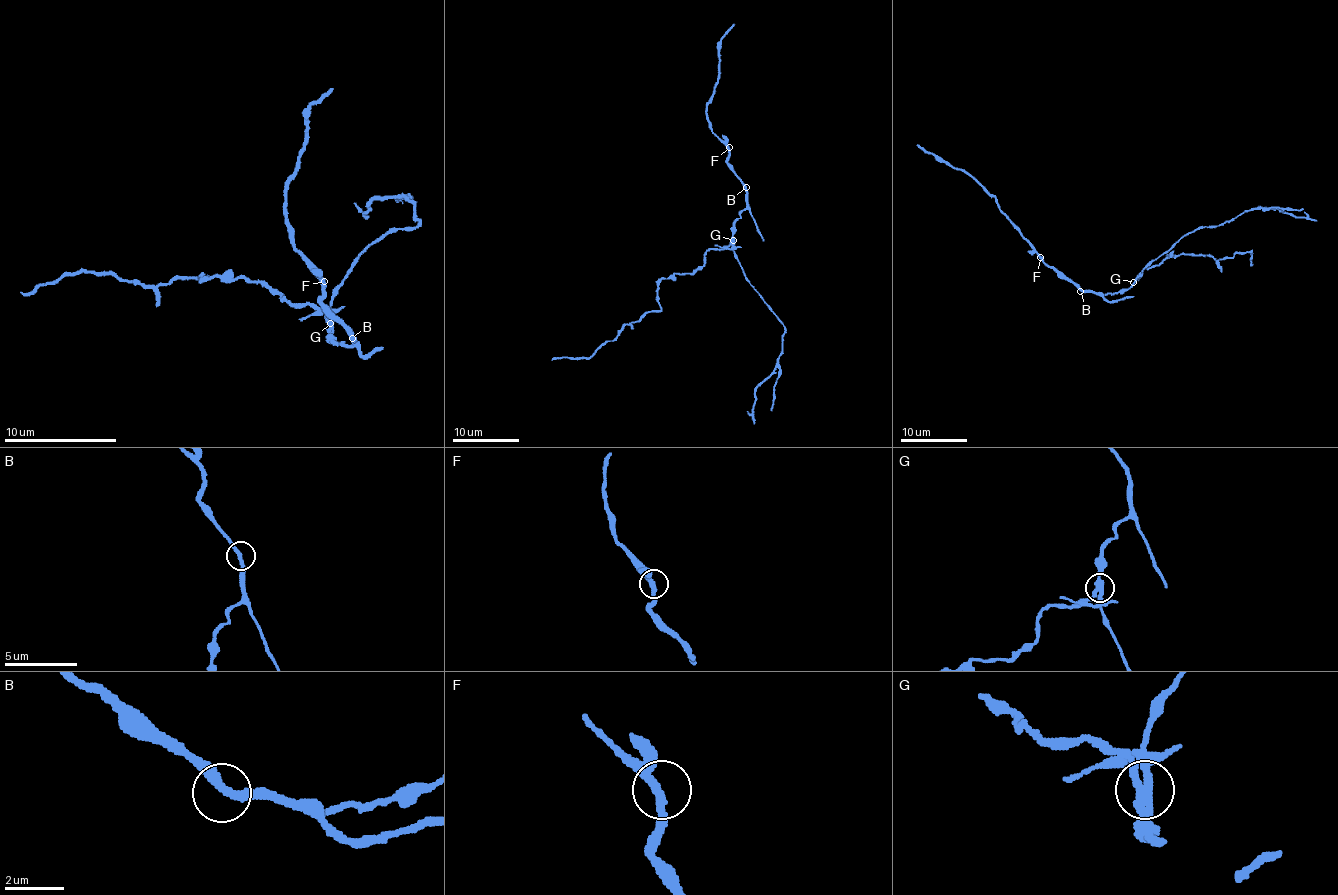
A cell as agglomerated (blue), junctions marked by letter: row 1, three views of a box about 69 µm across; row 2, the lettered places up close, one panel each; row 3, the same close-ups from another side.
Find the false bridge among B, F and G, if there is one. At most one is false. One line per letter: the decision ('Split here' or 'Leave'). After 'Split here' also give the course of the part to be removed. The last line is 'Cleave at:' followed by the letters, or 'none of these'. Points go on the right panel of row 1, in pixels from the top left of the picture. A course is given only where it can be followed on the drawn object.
B: Leave
F: Leave
G: Split here. Course of the part to remove: (1133, 282), (1150, 264), (1196, 229), (1219, 224), (1242, 213), (1277, 208), (1282, 213), (1317, 221)
Cleave at: G

